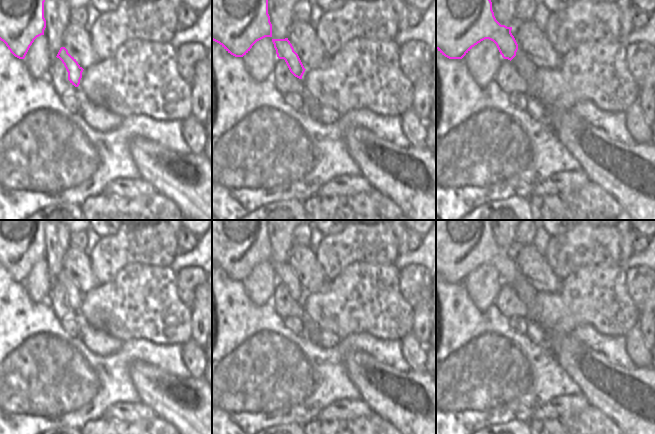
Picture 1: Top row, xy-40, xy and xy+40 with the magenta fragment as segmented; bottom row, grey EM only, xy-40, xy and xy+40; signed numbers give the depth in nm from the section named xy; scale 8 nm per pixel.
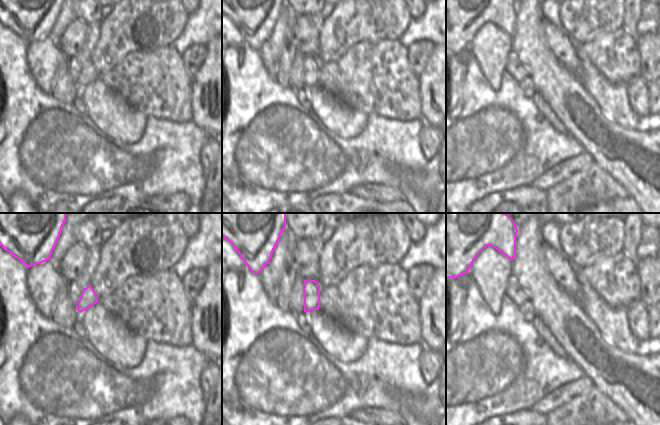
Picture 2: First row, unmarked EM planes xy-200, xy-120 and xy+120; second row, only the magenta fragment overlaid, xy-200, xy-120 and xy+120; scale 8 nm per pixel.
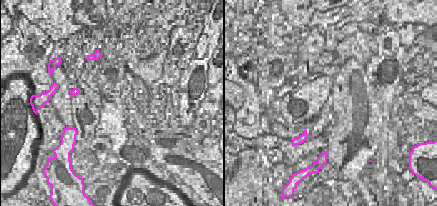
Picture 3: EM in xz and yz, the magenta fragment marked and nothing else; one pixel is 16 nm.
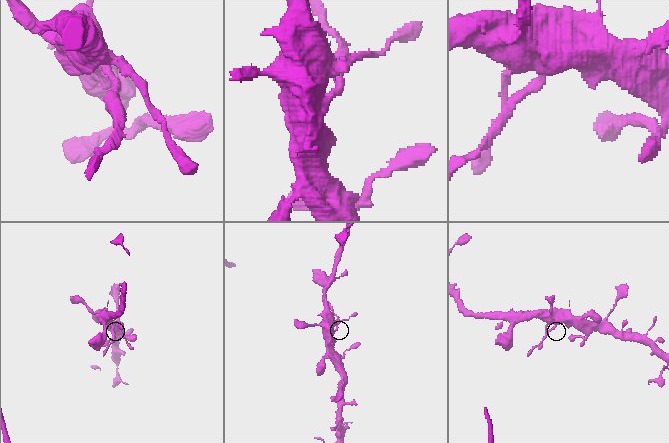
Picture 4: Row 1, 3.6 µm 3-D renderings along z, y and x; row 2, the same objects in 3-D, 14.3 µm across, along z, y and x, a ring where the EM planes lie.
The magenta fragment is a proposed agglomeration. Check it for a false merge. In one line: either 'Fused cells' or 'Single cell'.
Fused cells.

